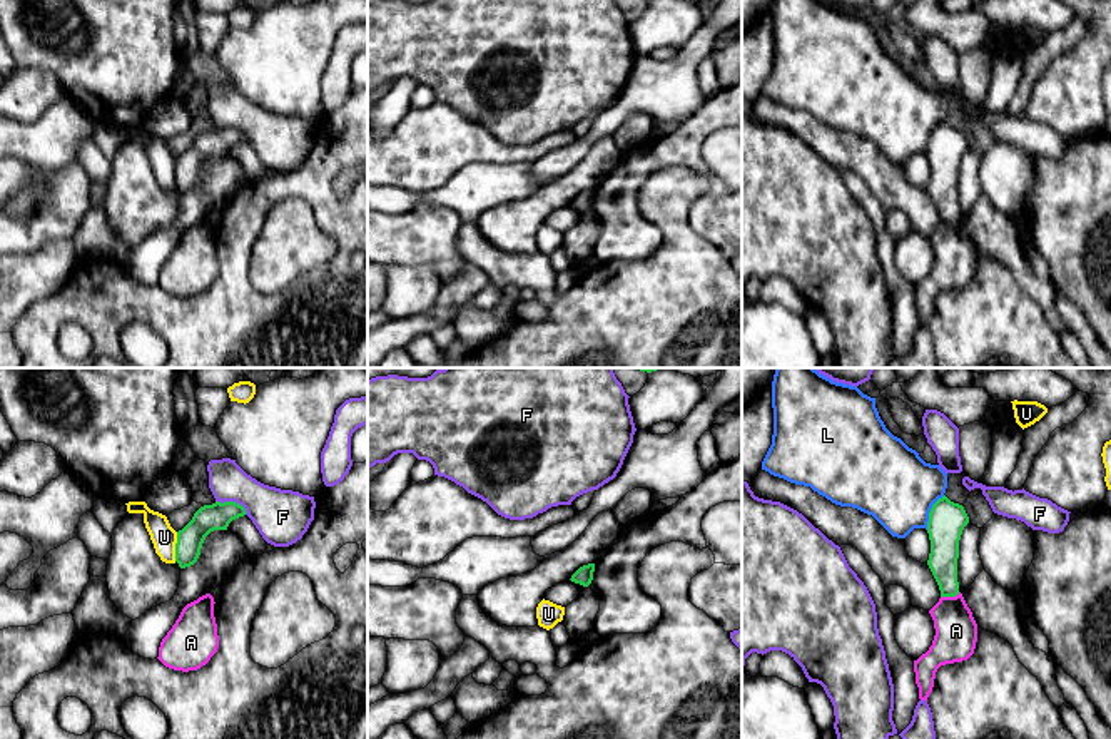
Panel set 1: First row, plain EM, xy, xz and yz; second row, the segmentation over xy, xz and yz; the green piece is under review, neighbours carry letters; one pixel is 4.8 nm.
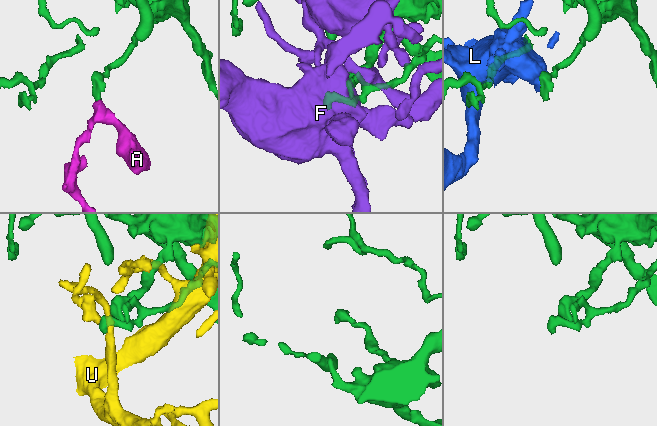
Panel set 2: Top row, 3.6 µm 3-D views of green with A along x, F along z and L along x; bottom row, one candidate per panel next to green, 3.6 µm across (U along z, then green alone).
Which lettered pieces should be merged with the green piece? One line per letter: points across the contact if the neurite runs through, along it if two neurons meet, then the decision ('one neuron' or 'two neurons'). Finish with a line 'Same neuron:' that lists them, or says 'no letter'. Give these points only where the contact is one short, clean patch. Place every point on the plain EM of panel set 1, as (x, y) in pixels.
A: border yz (959, 218), (941, 223); two neurons
F: two neurons
L: two neurons
U: two neurons
Same neuron: no letter

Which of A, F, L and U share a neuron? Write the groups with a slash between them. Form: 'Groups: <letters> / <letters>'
Groups: A / F / L / U

